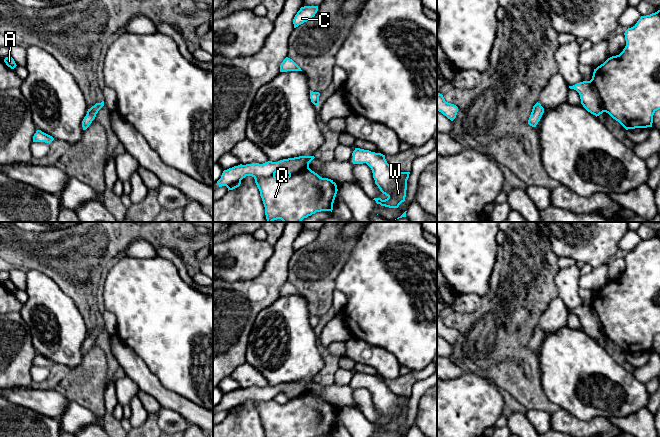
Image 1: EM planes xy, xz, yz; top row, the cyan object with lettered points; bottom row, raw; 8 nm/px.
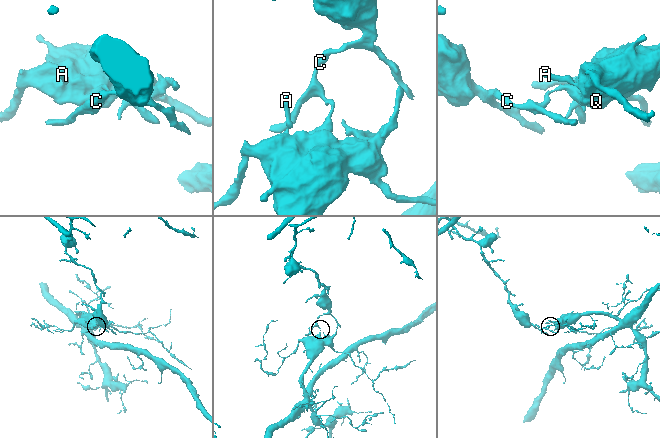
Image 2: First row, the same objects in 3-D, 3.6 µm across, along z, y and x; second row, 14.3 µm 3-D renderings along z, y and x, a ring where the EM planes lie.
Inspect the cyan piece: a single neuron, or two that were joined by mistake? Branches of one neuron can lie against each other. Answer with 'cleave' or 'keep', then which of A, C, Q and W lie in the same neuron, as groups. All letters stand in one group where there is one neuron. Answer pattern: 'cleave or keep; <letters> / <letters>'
cleave; A Q W / C

